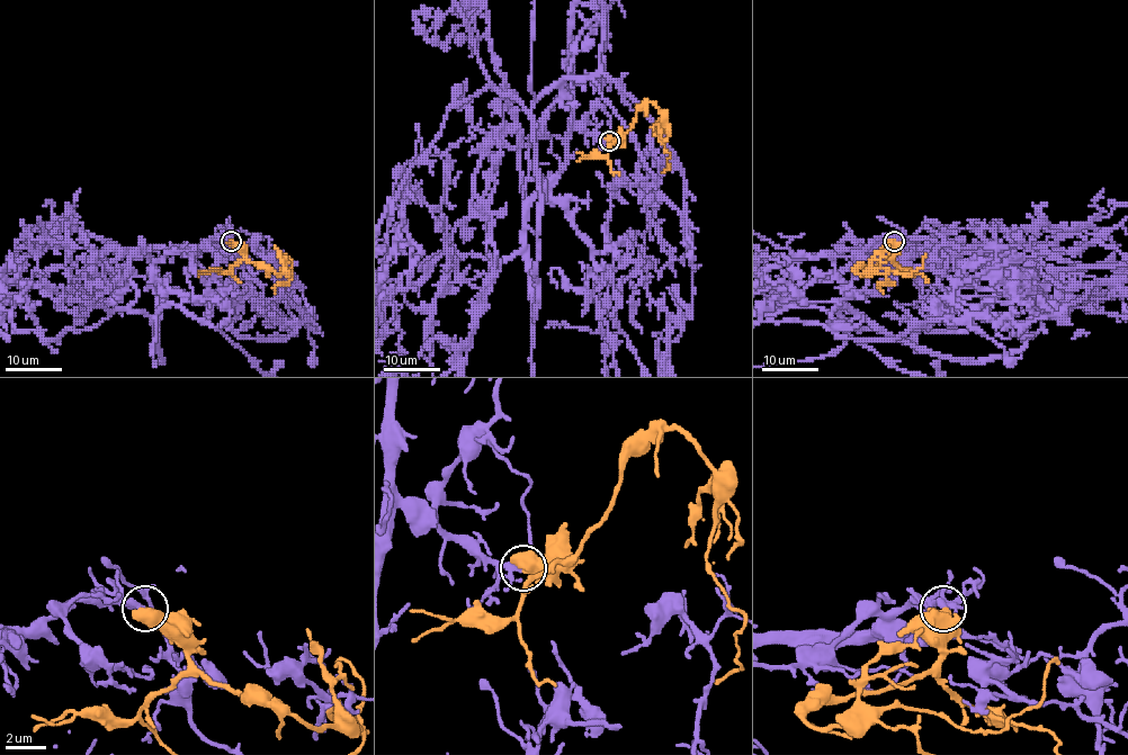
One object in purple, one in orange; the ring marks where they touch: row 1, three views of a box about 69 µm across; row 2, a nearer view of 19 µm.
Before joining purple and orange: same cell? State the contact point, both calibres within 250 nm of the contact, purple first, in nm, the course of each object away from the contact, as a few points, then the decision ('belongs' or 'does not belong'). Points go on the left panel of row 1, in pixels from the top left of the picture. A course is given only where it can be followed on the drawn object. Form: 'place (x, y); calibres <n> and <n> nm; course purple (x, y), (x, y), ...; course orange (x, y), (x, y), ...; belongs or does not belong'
place (231, 241); calibres 180 and 700 nm; course orange (230, 240), (254, 264), (267, 266), (278, 275), (284, 269), (285, 275), (292, 276), (291, 260), (284, 255); belongs

